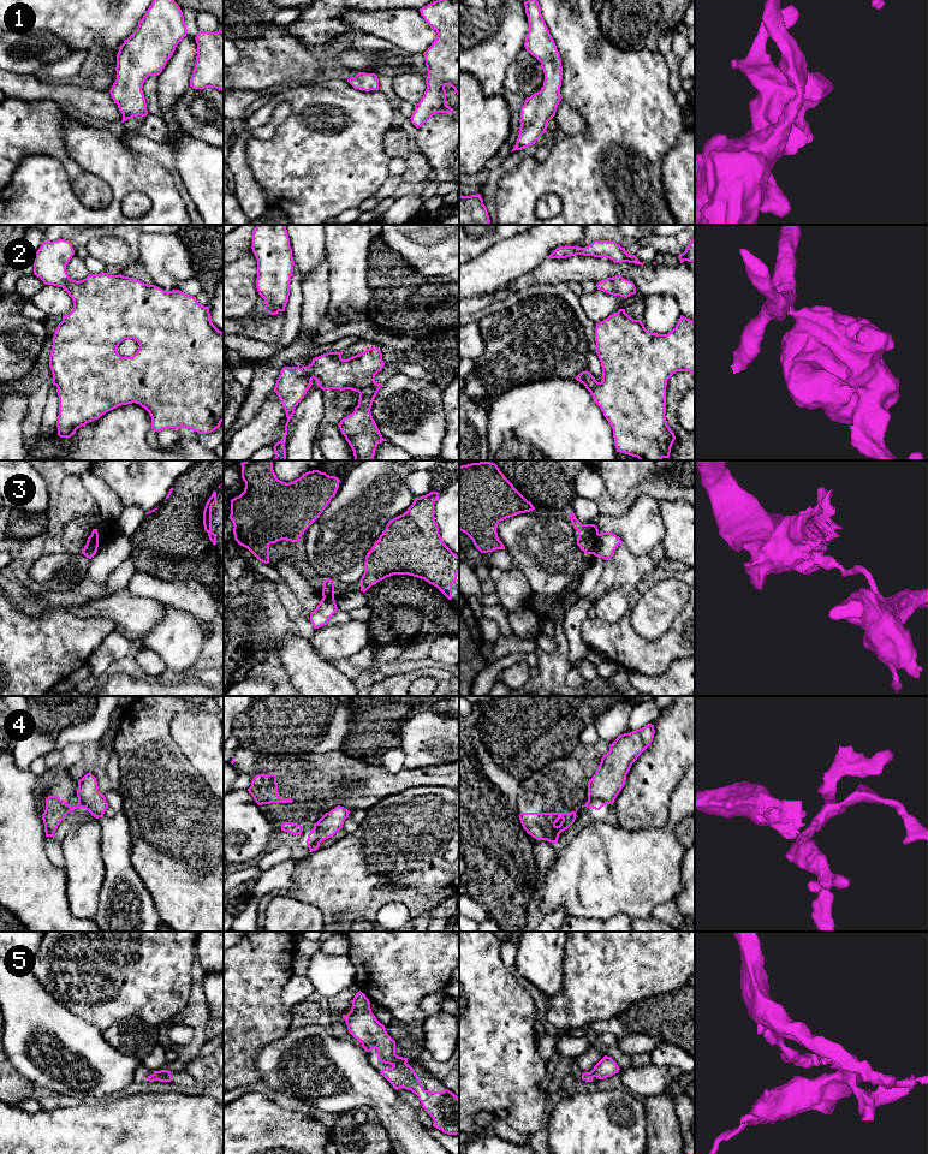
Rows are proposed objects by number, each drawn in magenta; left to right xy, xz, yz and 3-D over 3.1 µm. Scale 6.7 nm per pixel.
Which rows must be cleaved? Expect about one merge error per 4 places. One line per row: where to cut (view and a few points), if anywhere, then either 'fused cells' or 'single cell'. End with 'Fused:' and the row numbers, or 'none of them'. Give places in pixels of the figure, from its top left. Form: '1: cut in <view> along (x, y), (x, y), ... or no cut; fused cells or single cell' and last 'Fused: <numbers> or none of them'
1: no cut; single cell
2: no cut; single cell
3: cut in yz along (599, 534), (594, 554); fused cells
4: cut in xy along (78, 801), (81, 807); fused cells
5: no cut; single cell
Fused: 3, 4

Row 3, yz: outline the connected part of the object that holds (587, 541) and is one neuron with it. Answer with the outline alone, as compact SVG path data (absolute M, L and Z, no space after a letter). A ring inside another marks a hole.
M570 513L573 528L578 531L577 545L584 554L595 554L597 546L599 529L595 524L582 524L575 516Z

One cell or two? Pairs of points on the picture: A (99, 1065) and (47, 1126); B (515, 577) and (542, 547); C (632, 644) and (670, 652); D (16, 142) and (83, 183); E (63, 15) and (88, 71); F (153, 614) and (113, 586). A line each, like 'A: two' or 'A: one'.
A: two
B: two
C: one
D: one
E: one
F: two

